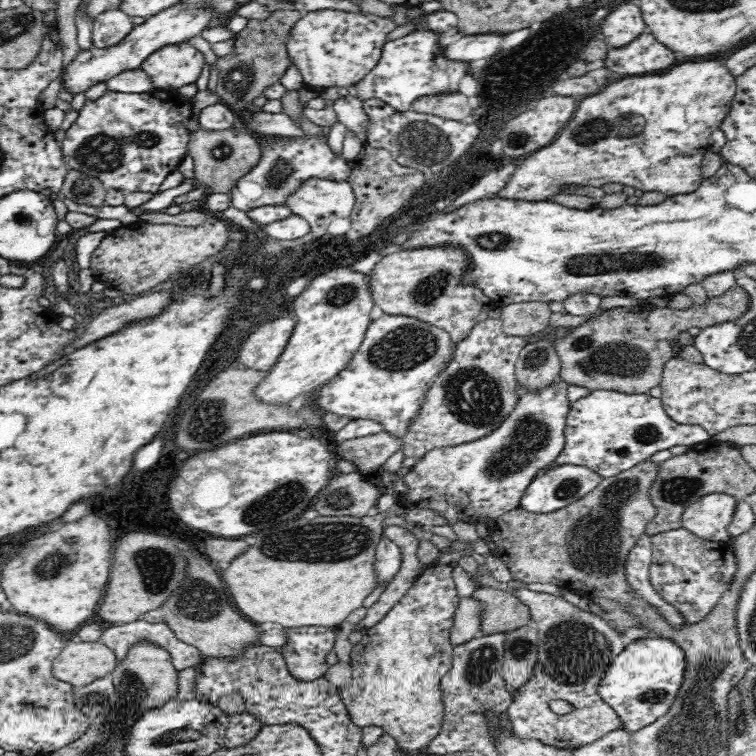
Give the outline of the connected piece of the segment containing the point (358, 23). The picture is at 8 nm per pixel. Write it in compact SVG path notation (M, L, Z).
M338 9L315 10L304 13L292 26L286 50L308 89L320 94L332 86L351 88L379 63L386 36L396 27L390 16Z

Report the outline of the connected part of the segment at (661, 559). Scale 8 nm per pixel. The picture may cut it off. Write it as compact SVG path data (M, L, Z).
M684 527L655 534L651 536L651 543L653 555L649 579L656 592L660 594L664 601L678 609L678 613L686 619L686 622L696 623L704 620L708 614L711 614L716 604L720 602L736 574L737 562L732 545L729 542L714 542L696 536Z

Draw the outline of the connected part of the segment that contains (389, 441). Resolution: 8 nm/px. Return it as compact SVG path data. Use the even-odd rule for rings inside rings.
M382 430L338 442L336 452L339 458L350 460L357 472L365 476L380 471L381 466L400 448L403 448L403 439Z

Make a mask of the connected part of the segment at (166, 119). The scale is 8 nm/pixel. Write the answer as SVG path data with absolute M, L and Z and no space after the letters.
M156 88L140 94L106 90L102 98L86 100L76 121L66 130L61 147L62 159L69 169L98 178L107 189L158 193L164 178L178 170L180 162L187 155L191 132L186 124L191 116L190 99L177 92Z

